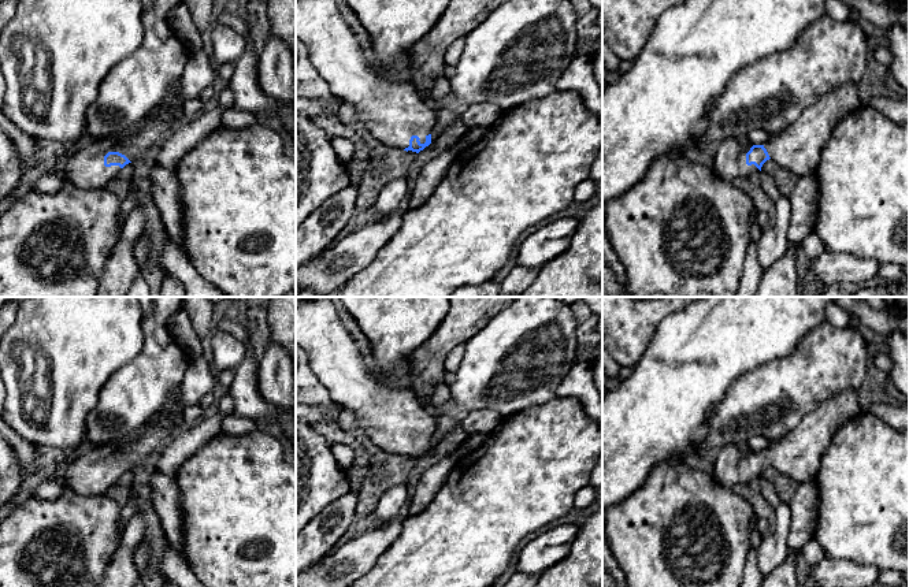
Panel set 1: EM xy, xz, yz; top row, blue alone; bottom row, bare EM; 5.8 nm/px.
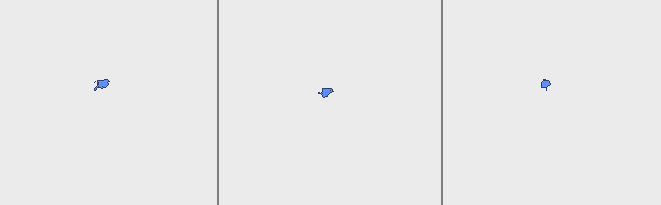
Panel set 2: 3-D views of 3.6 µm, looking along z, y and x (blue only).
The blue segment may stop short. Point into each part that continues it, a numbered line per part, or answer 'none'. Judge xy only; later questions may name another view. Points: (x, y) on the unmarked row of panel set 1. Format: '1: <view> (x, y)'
1: xy (85, 476)

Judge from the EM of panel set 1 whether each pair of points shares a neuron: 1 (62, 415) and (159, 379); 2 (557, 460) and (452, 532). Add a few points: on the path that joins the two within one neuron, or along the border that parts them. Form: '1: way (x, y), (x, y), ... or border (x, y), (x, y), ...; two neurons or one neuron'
1: border (112, 374), (86, 418), (85, 433); two neurons
2: way (531, 467), (478, 516); one neuron

